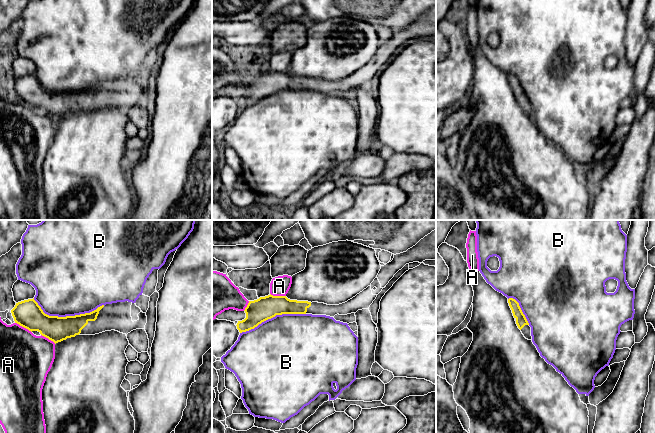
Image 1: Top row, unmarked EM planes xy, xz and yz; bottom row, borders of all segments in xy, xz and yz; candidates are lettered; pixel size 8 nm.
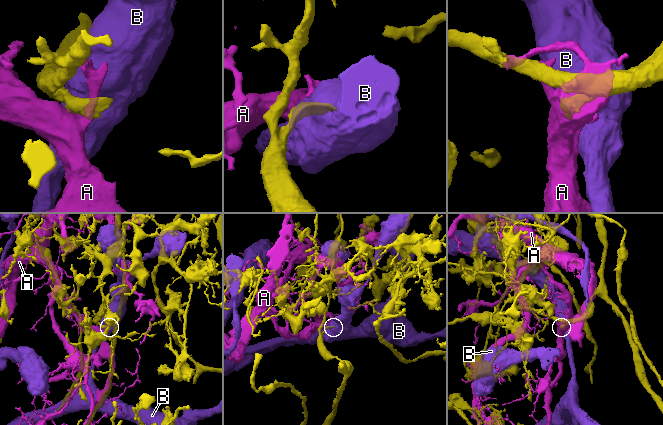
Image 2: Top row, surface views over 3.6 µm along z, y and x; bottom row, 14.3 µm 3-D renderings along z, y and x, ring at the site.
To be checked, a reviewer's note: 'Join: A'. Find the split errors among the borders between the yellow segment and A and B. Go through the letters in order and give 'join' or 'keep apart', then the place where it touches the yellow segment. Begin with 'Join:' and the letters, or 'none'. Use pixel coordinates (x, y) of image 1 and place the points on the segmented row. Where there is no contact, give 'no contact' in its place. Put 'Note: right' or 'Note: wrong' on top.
Note: wrong
Join: none
A: keep apart; meets yellow in xy at (23, 326)
B: keep apart; meets yellow in xy at (67, 316)

